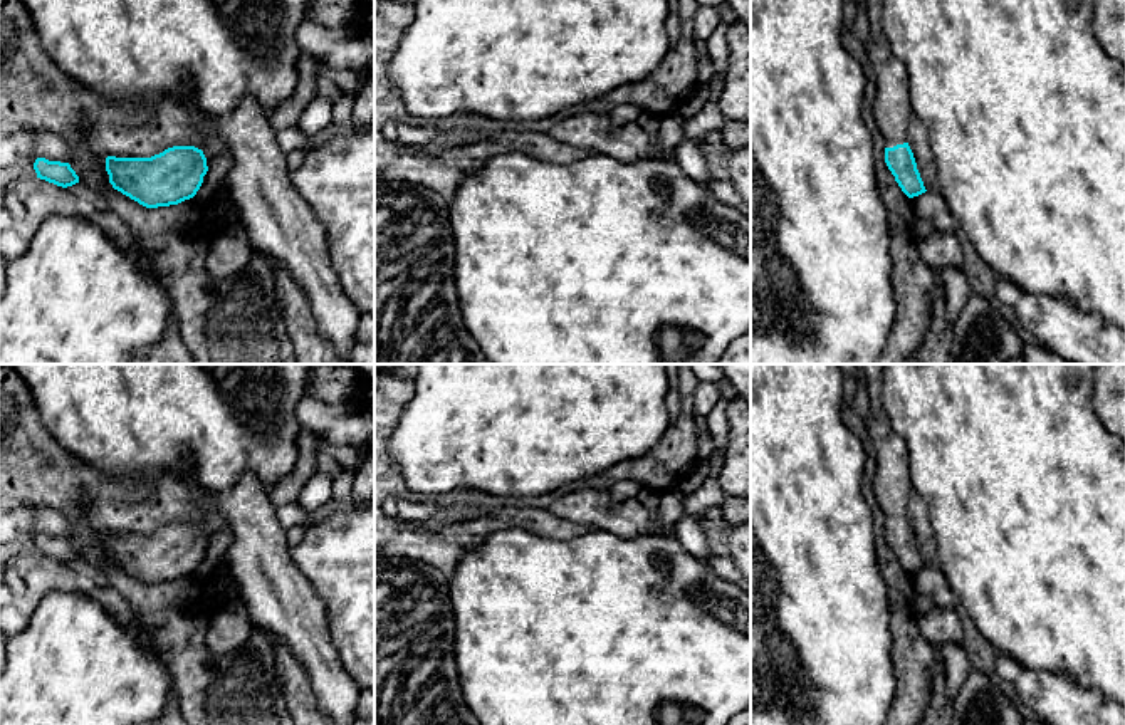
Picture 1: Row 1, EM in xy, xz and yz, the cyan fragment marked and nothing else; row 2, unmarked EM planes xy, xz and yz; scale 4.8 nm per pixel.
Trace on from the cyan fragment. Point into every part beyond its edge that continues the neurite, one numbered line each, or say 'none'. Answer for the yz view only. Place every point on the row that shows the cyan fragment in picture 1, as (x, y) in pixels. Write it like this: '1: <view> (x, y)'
1: yz (892, 111)

